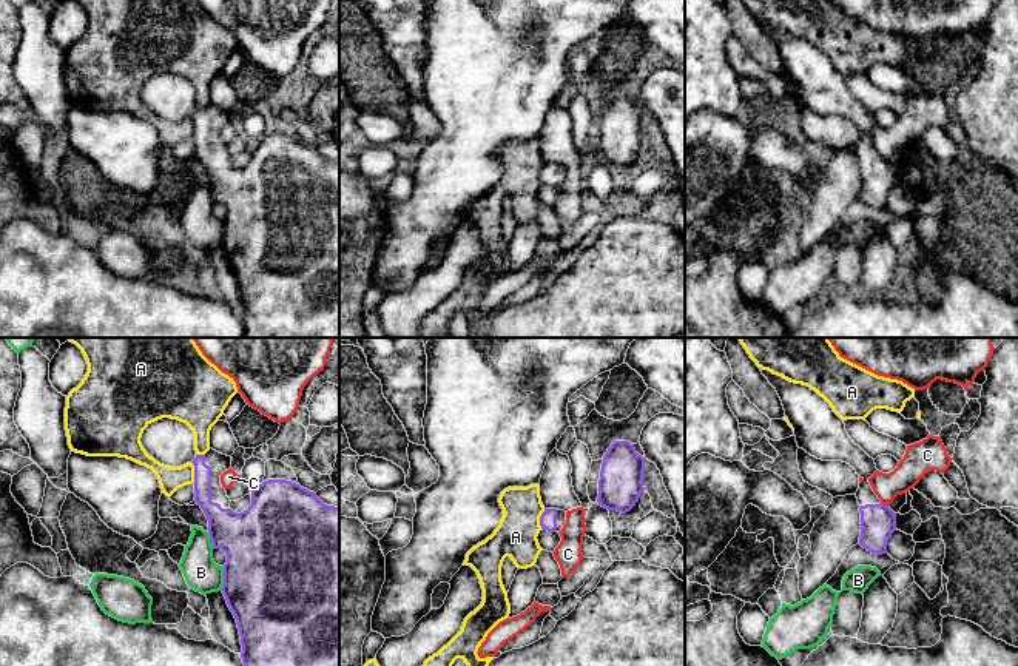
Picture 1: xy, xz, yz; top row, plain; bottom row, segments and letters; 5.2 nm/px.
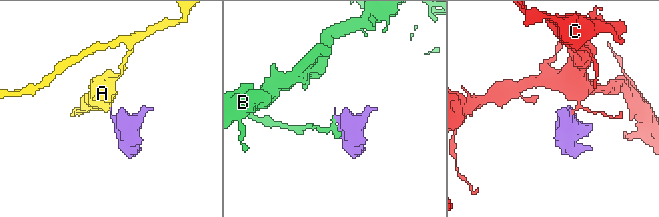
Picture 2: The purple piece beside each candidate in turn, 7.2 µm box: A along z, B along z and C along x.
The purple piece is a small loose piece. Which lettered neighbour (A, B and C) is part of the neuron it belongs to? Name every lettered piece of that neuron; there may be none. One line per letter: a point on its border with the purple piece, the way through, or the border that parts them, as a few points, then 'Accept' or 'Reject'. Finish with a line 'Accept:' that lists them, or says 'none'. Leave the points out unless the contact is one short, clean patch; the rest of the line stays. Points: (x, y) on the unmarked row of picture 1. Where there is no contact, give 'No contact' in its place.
A: Touches purple at xy (195, 127). Boundary: xy (192, 116), (193, 137). Reject
B: Touches purple at xy (224, 233). Boundary: xy (224, 221), (224, 239), (221, 244). Reject
C: Touches purple at yz (884, 159). Boundary: yz (881, 156), (887, 162). Reject
Accept: none

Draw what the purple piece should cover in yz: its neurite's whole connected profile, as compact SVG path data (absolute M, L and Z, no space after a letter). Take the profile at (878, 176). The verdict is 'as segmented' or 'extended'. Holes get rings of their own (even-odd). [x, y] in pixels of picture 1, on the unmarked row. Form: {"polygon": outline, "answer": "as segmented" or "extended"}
{"polygon": "M768 25L760 26L782 56L797 102L822 116L847 117L864 134L856 146L862 182L859 199L871 208L887 208L888 193L896 185L896 168L881 157L868 137L878 125L875 114L851 96L844 76L814 45Z", "answer": "extended"}

